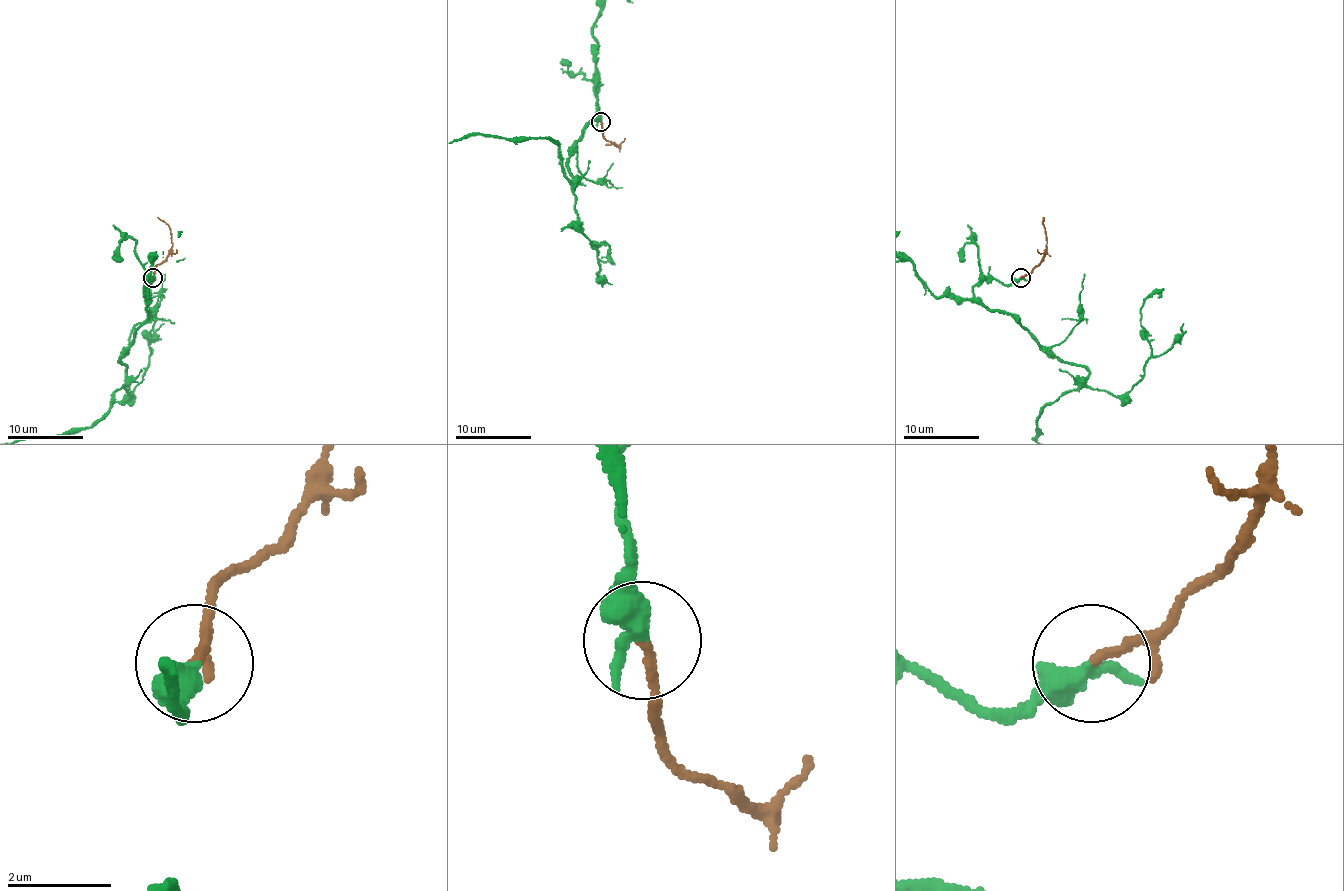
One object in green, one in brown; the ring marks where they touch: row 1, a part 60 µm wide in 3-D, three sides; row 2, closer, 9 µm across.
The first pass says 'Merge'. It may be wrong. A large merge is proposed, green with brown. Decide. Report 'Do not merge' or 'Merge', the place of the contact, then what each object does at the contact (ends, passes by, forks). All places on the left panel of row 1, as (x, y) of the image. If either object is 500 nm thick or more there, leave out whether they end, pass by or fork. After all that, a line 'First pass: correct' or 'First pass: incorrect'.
Merge. Place: (152, 278). At the ring green ends. At the ring brown ends
First pass: correct

